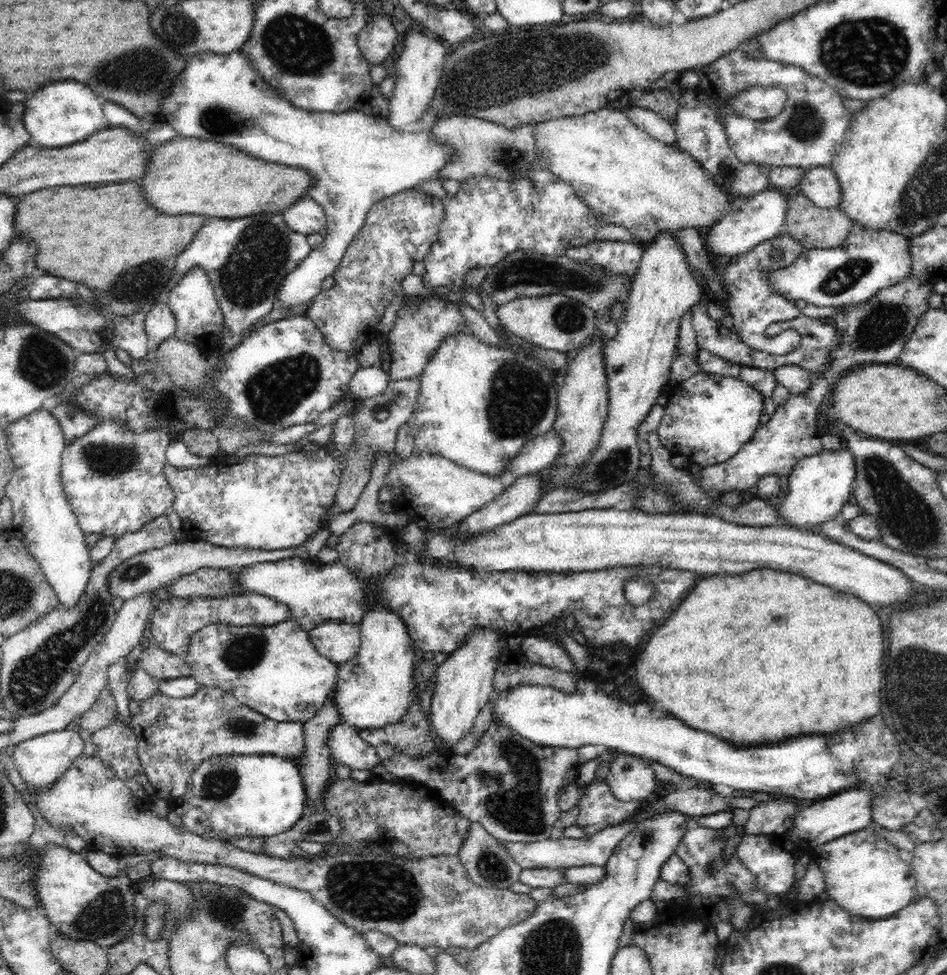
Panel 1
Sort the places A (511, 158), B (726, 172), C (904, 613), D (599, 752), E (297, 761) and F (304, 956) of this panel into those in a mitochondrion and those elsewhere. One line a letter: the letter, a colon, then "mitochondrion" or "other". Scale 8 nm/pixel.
A: mitochondrion
B: mitochondrion
C: other
D: other
E: other
F: other

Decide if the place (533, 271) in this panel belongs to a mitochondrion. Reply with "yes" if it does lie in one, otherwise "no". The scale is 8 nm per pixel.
yes

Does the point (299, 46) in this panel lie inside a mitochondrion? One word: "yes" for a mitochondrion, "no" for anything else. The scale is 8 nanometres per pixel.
yes

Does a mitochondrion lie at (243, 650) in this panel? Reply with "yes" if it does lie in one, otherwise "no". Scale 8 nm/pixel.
yes

